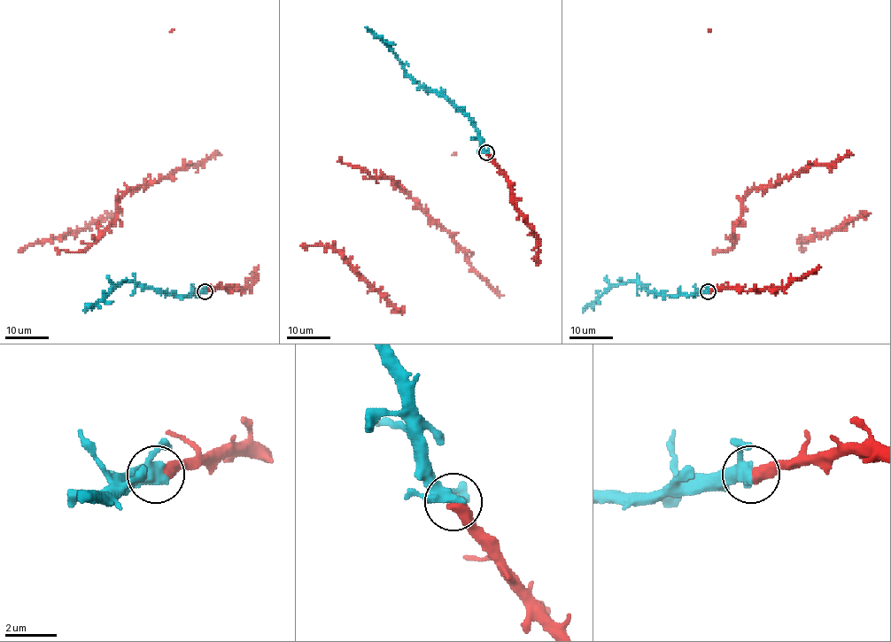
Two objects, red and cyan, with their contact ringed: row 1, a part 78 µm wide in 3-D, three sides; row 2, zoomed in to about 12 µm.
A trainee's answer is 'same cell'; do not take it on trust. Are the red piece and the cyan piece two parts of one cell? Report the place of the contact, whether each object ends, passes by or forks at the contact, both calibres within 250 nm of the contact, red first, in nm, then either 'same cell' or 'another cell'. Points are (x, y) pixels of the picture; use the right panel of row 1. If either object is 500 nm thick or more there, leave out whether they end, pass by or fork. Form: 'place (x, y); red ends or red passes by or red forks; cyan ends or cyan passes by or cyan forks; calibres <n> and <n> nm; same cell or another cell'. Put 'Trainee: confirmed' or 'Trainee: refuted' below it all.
place (708, 291); calibres 500 and 380 nm; same cell
Trainee: confirmed

